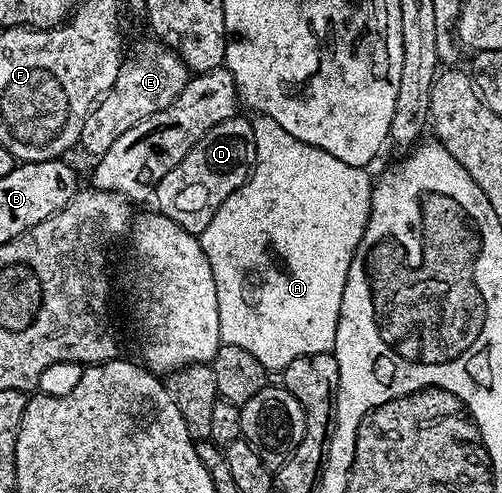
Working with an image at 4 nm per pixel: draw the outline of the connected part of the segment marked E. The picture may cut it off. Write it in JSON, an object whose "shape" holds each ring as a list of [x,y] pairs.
{"shape":[[[149,38],[135,50],[135,60],[123,59],[120,70],[116,74],[116,82],[105,96],[94,105],[93,110],[84,118],[84,130],[80,148],[83,153],[97,158],[112,147],[112,142],[120,138],[120,134],[132,130],[136,122],[144,122],[152,114],[164,110],[184,90],[188,73],[184,62],[157,39]]]}

